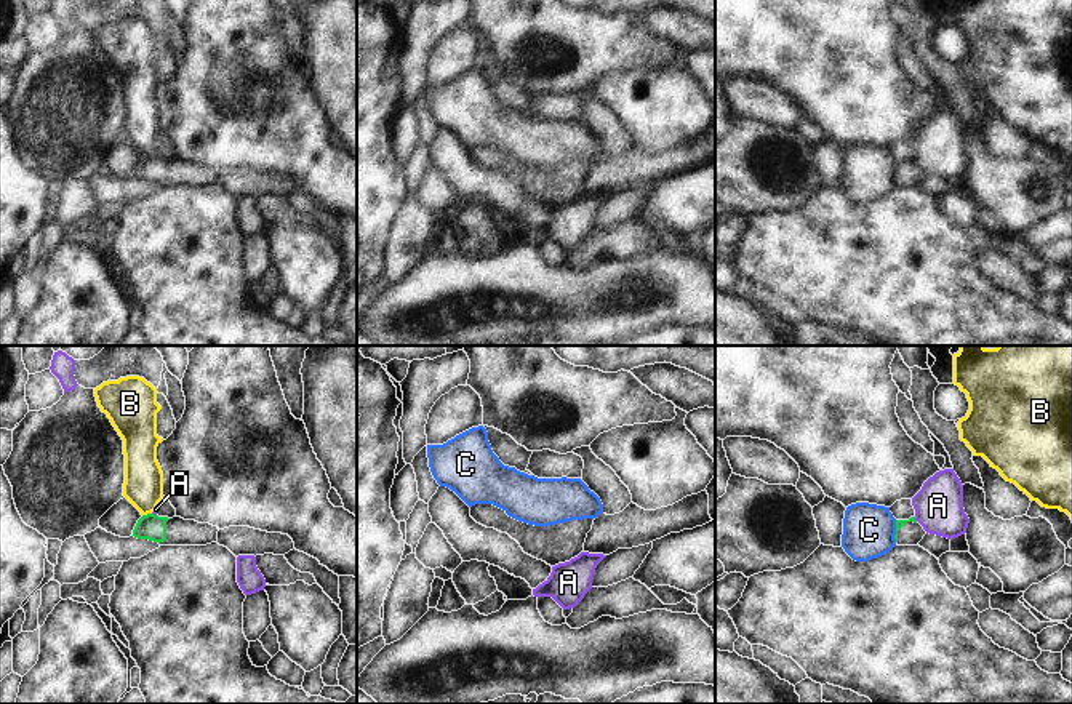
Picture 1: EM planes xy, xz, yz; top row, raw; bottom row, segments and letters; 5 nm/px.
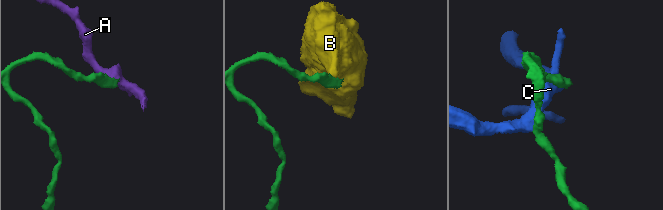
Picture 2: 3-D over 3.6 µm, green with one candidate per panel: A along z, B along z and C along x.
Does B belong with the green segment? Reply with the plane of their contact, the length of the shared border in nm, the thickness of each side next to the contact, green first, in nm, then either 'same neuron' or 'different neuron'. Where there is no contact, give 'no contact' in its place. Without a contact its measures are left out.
xy | 50 nm | 130/200 nm | different neuron

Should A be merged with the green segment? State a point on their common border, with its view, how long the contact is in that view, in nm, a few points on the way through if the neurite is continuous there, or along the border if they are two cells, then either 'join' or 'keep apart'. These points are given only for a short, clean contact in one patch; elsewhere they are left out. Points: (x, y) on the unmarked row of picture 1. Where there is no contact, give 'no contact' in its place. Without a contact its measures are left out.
meets green in xy at (154, 156); contact 30 nm long; border along xy (152, 154), (156, 157); keep apart

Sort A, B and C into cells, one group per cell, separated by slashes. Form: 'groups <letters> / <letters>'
groups A / B / C

